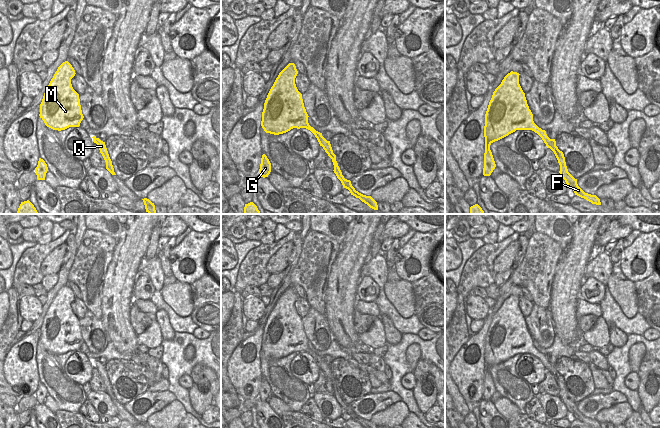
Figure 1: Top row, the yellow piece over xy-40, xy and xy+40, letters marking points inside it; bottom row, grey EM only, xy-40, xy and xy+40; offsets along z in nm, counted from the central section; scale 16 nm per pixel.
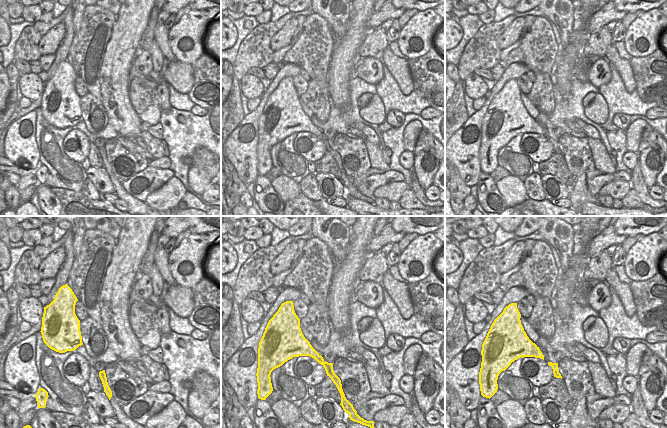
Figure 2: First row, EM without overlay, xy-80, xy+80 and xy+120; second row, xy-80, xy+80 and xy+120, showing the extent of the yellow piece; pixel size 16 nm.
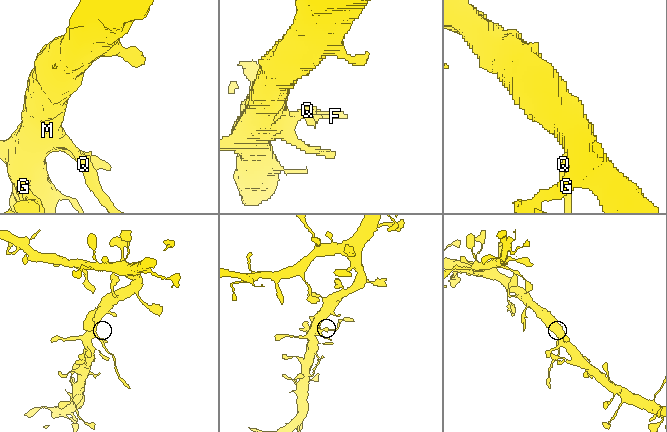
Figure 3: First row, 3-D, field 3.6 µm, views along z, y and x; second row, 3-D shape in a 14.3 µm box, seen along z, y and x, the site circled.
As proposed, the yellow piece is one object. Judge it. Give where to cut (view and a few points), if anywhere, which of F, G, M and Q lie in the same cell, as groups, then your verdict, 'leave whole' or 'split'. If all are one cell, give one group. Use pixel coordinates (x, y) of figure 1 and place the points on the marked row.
cut xy (322, 136), (317, 138); groups F Q / G M; split

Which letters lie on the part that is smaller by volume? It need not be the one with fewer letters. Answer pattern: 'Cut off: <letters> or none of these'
Cut off: F, Q

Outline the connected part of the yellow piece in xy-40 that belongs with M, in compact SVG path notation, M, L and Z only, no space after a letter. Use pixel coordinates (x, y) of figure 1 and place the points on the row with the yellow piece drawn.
M68 61L63 62L44 93L39 116L53 130L79 127L84 118L79 94L71 84L75 74L72 65Z

